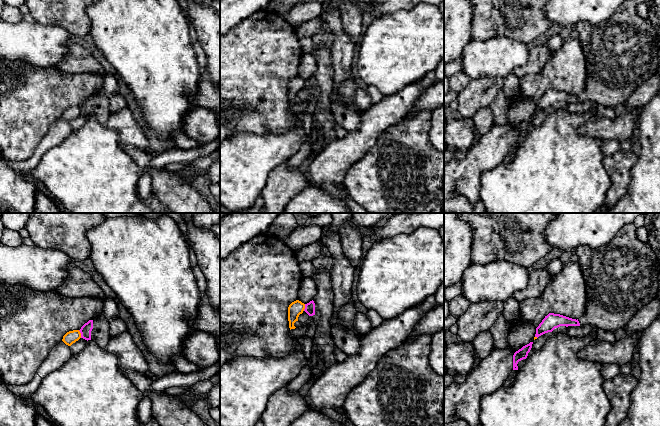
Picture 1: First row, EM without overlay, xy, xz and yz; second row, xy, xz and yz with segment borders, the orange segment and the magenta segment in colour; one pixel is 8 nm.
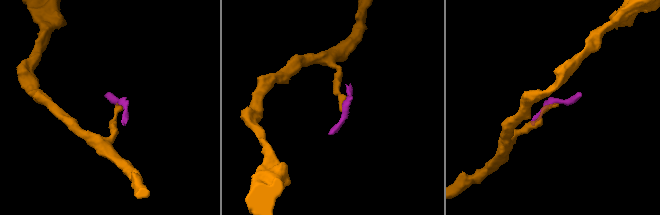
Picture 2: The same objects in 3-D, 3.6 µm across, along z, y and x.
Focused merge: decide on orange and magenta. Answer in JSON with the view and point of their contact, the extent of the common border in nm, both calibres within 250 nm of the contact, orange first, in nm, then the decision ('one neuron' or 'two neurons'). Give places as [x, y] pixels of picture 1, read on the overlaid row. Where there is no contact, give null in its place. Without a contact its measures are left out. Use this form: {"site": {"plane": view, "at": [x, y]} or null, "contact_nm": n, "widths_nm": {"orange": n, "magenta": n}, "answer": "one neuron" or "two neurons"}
{"site": {"plane": "xy", "at": [80, 334]}, "contact_nm": 70, "widths_nm": {"orange": 100, "magenta": 90}, "answer": "two neurons"}

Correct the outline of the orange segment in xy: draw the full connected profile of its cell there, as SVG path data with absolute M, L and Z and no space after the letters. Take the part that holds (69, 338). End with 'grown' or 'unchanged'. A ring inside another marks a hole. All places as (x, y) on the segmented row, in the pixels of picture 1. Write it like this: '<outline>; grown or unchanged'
M73 330L73 331L69 331L67 332L64 336L62 341L68 345L71 346L73 343L75 343L76 341L78 341L81 338L81 333L79 330Z; unchanged

